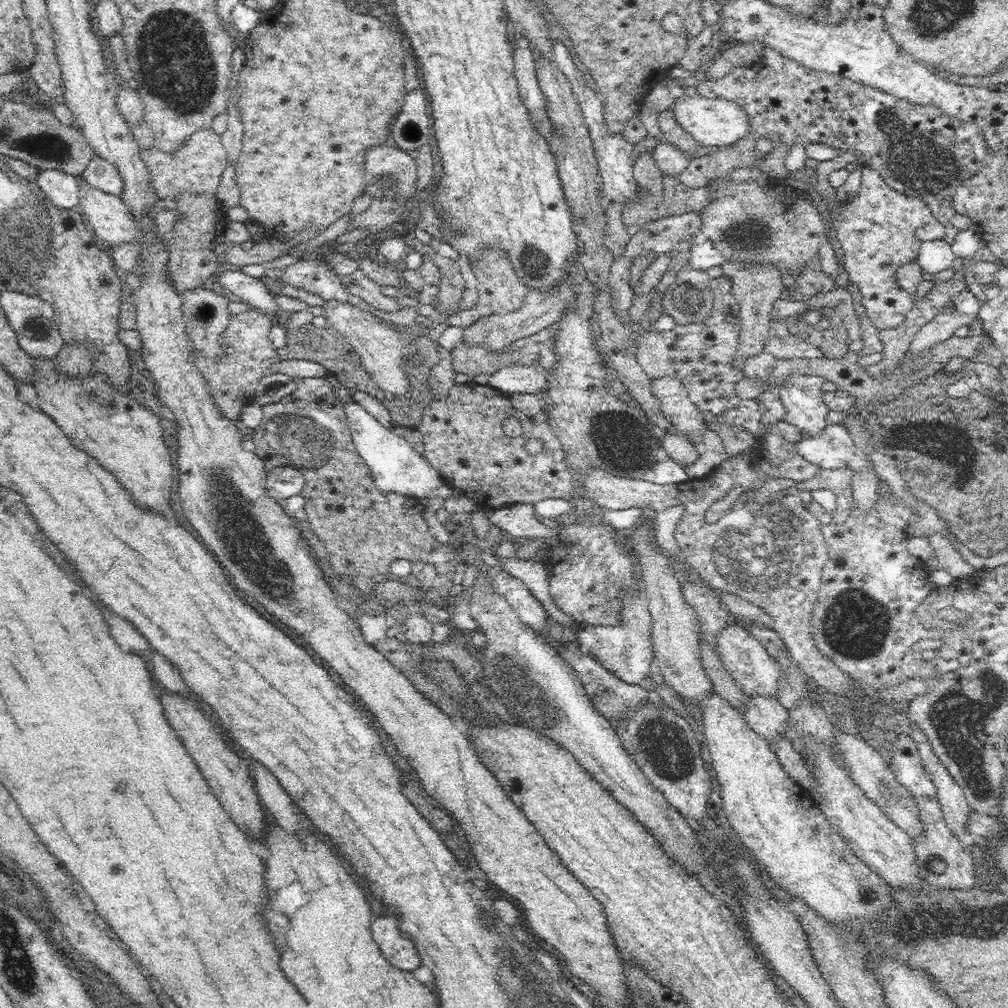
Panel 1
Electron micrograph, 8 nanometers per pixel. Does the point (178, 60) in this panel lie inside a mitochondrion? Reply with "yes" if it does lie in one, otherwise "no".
yes

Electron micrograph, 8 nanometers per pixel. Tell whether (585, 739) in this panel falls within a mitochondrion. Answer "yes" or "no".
no

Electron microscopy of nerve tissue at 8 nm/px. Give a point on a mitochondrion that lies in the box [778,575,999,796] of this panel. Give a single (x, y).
(857, 625)

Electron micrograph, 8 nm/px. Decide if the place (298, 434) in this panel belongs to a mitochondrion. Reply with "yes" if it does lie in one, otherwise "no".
yes

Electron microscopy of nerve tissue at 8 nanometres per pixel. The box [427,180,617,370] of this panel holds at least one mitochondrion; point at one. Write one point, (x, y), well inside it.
(535, 264)

